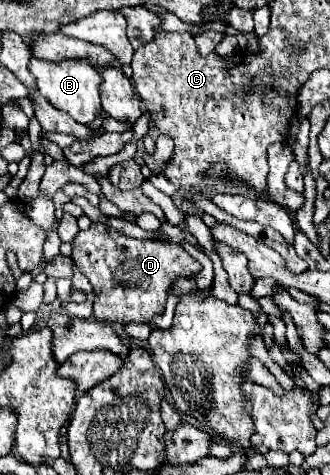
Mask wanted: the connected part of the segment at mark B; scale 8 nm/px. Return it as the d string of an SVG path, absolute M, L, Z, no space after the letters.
M31 57L29 71L37 79L39 93L55 109L71 115L75 121L91 123L103 111L103 107L101 107L101 93L99 93L101 73L91 63L87 63L87 61L59 61L59 63L51 63L51 61L43 61L43 59Z

